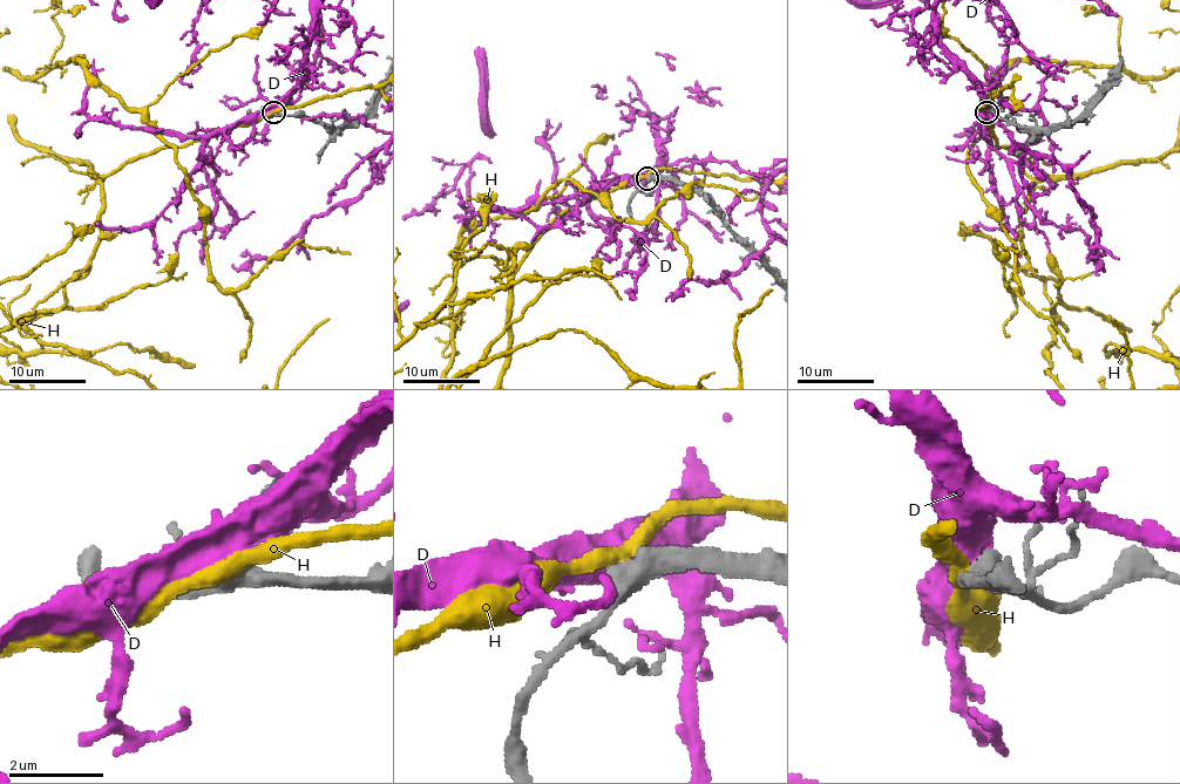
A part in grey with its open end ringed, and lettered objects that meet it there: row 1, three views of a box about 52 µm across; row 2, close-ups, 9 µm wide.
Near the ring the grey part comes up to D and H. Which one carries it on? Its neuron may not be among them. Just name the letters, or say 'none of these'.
D

